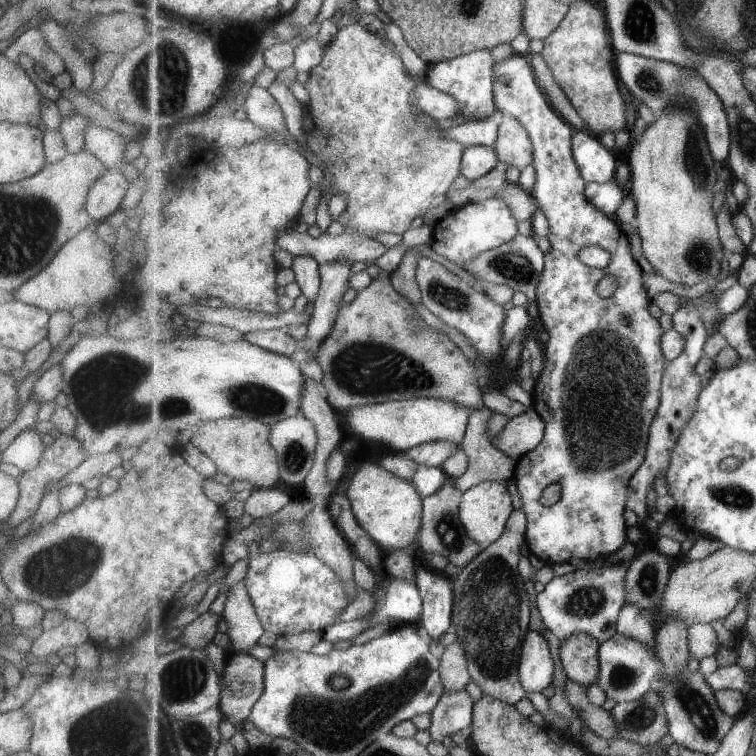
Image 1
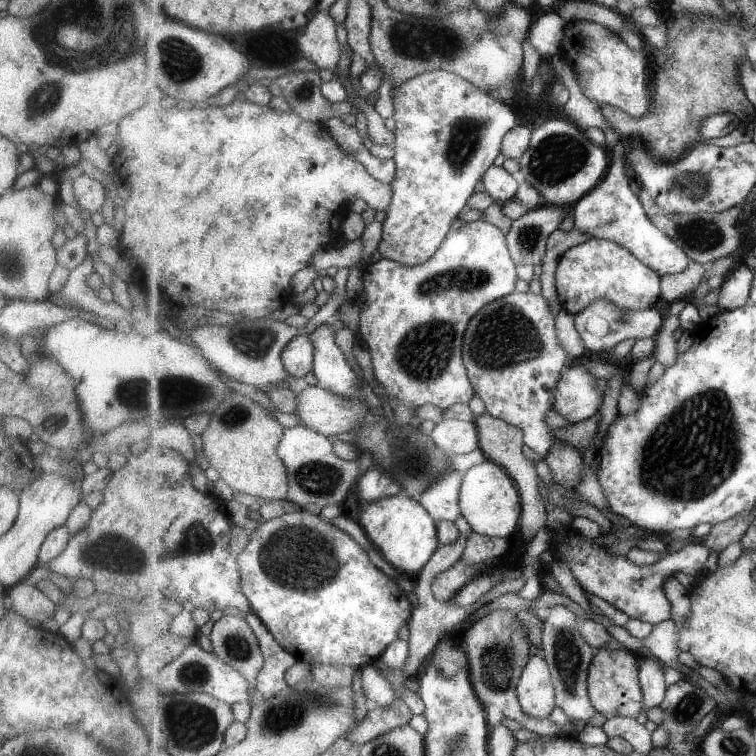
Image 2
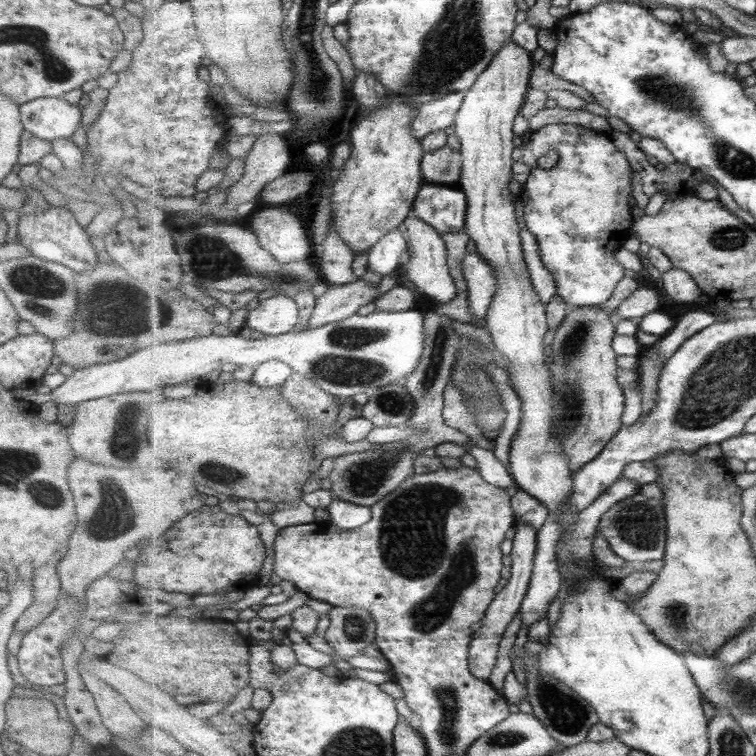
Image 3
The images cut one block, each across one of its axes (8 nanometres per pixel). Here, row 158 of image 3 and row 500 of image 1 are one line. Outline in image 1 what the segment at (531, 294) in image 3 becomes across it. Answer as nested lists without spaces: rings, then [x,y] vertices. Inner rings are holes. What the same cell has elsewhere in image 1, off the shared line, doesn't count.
[[[485,481],[476,487],[471,487],[464,494],[460,506],[460,517],[464,522],[468,535],[479,543],[480,550],[482,551],[503,536],[513,511],[513,496],[511,496],[506,483]]]

